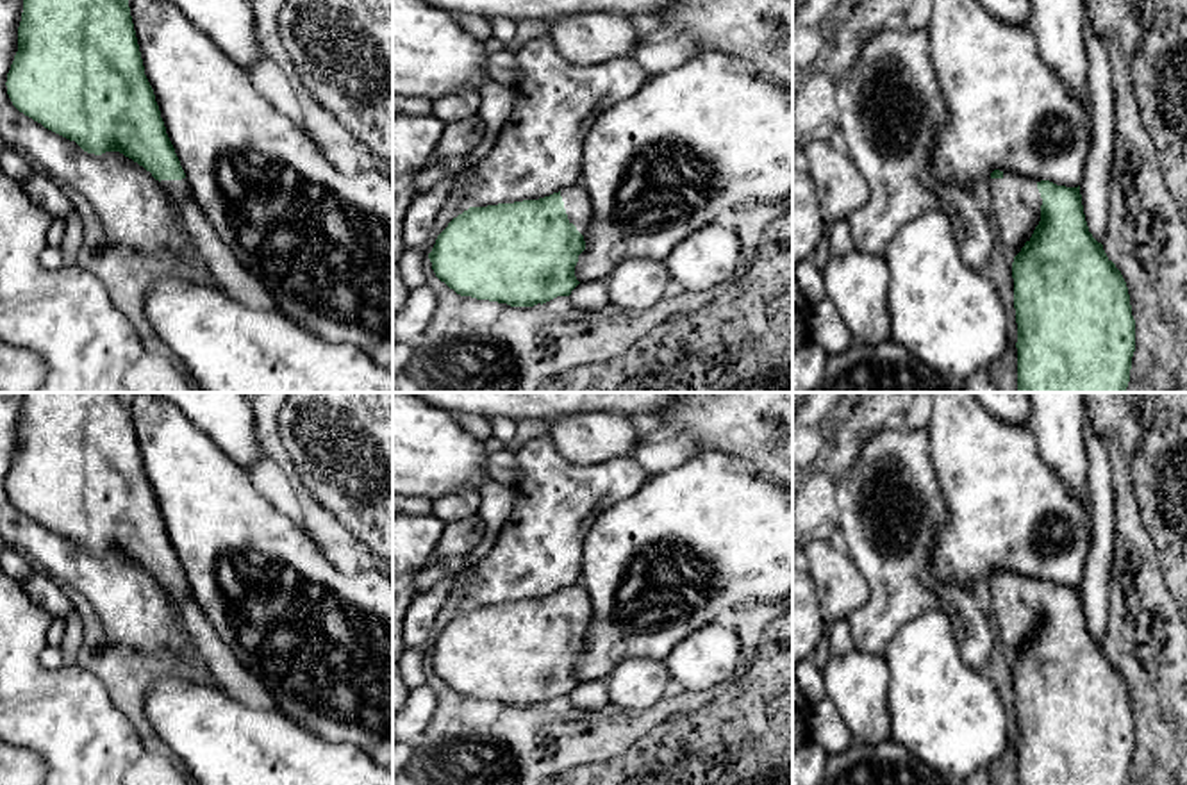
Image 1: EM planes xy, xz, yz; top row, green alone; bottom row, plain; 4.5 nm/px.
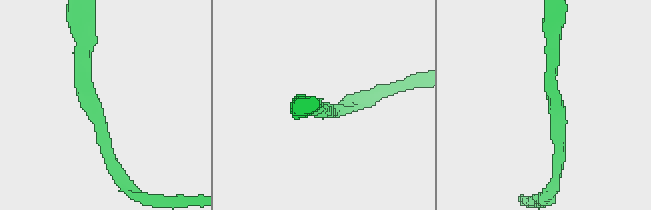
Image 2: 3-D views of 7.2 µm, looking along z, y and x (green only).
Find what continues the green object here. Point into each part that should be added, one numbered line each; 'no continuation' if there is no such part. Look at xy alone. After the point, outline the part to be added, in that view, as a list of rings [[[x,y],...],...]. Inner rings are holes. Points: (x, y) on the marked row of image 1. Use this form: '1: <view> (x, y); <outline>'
1: xy (177, 190); [[[161,180],[161,186],[168,191],[175,209],[182,212],[182,205],[186,202],[186,196],[189,194],[187,180]]]

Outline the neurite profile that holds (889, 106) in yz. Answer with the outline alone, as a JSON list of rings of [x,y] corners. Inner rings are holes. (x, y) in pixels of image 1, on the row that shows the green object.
[[[887,25],[876,32],[839,82],[835,102],[835,127],[846,141],[846,155],[869,187],[866,205],[848,218],[853,248],[884,255],[903,225],[925,212],[941,211],[953,225],[962,262],[985,275],[998,239],[976,189],[939,182],[932,173],[934,136],[948,111],[934,73],[926,30]]]

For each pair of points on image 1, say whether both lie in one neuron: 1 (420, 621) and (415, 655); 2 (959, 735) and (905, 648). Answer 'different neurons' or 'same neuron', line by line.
1: different neurons
2: same neuron

